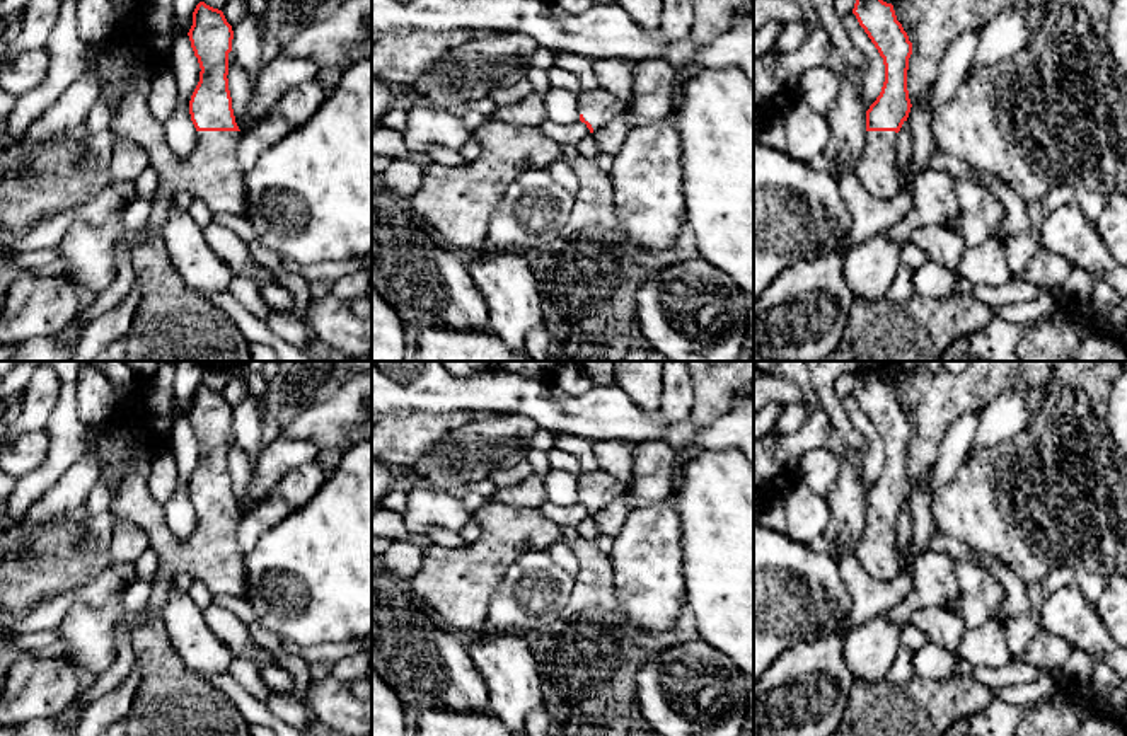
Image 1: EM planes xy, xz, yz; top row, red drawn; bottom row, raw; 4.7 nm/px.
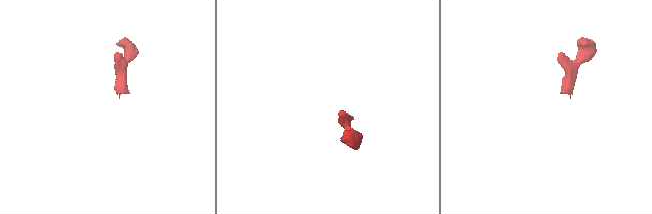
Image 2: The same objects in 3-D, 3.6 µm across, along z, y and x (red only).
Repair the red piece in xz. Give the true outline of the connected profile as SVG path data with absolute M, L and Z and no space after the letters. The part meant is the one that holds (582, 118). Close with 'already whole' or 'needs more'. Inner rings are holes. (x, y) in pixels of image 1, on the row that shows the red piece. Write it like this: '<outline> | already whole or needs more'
M602 89L578 95L580 121L587 124L590 133L605 126L617 114L624 112L626 107L624 102Z | needs more

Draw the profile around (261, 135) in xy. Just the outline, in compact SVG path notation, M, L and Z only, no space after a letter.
M276 111L268 118L252 123L237 145L239 175L249 174L266 150L283 140L293 126Z

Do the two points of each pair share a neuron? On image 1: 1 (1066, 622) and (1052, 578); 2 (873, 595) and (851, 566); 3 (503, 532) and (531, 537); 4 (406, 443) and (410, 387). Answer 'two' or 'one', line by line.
1: two
2: one
3: one
4: two

